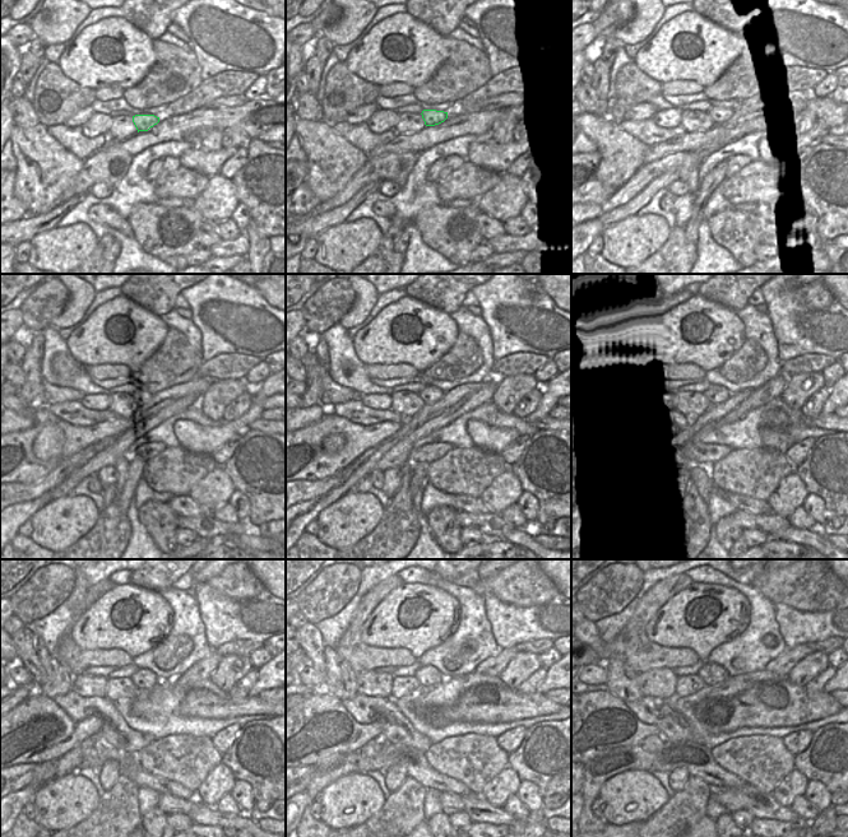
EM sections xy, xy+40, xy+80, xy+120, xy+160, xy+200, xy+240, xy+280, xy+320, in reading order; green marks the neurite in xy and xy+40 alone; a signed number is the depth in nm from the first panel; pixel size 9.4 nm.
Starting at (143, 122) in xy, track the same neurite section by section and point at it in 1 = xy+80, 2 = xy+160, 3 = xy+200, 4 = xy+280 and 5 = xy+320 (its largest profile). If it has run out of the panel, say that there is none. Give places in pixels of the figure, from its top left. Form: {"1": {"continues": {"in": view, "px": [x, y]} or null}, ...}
{"1": {"continues": {"in": "xy+80", "px": [718, 115]}}, "2": {"continues": {"in": "xy+160", "px": [430, 394]}}, "3": {"continues": {"in": "xy+200", "px": [716, 394]}}, "4": {"continues": {"in": "xy+280", "px": [426, 675]}}, "5": {"continues": {"in": "xy+320", "px": [712, 674]}}}

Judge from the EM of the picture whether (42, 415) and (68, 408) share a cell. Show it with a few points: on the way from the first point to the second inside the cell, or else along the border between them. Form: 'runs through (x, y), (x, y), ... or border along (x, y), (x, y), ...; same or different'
border along (46, 407), (59, 418); different

